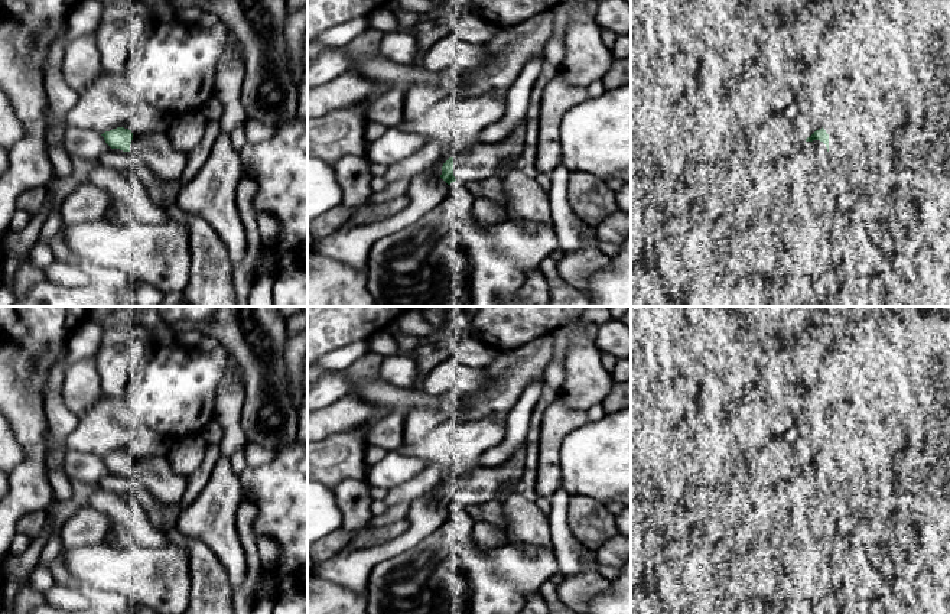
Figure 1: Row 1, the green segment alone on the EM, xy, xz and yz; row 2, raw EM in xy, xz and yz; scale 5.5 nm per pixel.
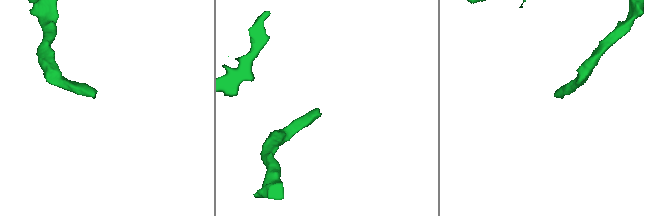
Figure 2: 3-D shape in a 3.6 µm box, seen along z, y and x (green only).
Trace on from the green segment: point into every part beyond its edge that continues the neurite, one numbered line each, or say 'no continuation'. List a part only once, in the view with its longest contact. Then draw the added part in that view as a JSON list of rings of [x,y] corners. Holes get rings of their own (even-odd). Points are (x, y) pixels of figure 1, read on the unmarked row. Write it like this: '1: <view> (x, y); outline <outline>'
1: yz (817, 471); outline [[[813,464],[813,465],[804,465],[803,471],[804,475],[811,477],[811,478],[817,478],[820,481],[826,481],[827,480],[827,471],[823,465],[820,464]]]

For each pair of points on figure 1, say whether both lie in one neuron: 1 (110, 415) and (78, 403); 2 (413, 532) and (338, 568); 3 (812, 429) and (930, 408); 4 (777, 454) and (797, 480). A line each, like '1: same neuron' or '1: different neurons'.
1: different neurons
2: same neuron
3: different neurons
4: different neurons

